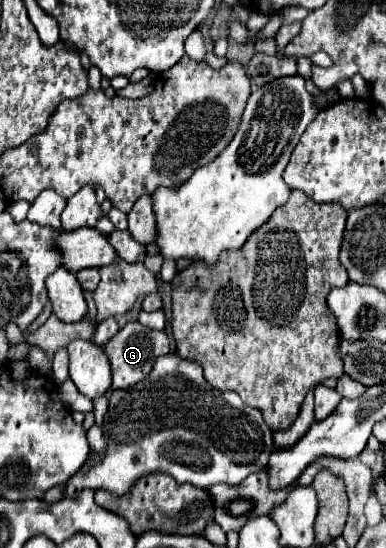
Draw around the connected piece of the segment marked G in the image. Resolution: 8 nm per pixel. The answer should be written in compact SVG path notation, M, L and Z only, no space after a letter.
M128 322L104 346L104 352L108 354L110 364L112 364L112 388L130 388L150 374L158 356L164 356L164 354L170 352L170 340L168 340L166 332L150 330L150 328L142 326L140 322Z

